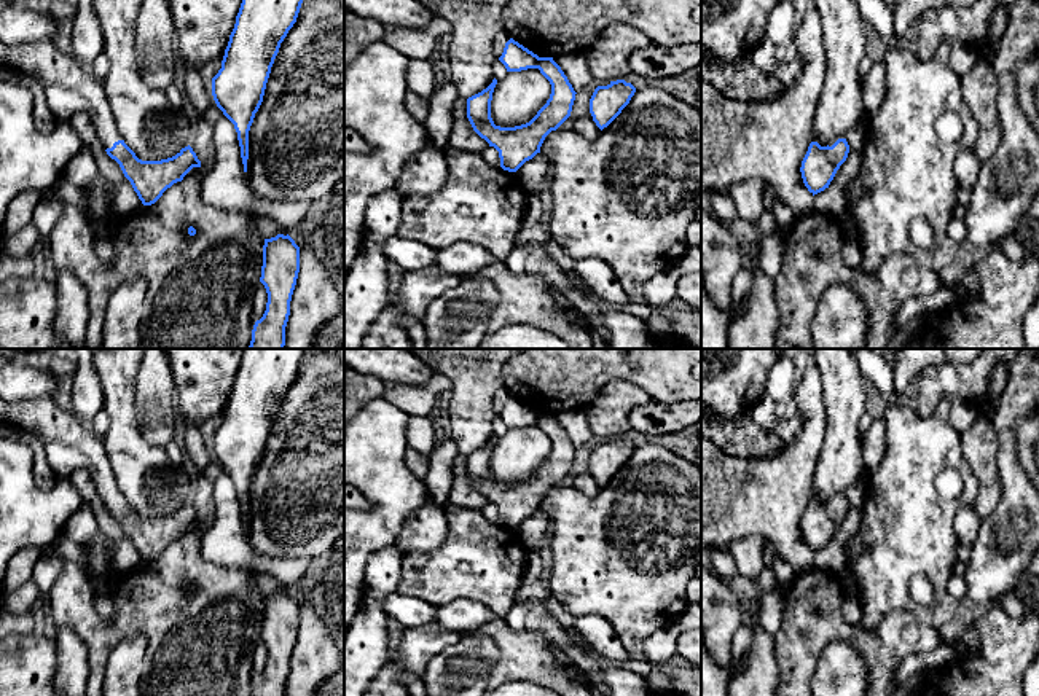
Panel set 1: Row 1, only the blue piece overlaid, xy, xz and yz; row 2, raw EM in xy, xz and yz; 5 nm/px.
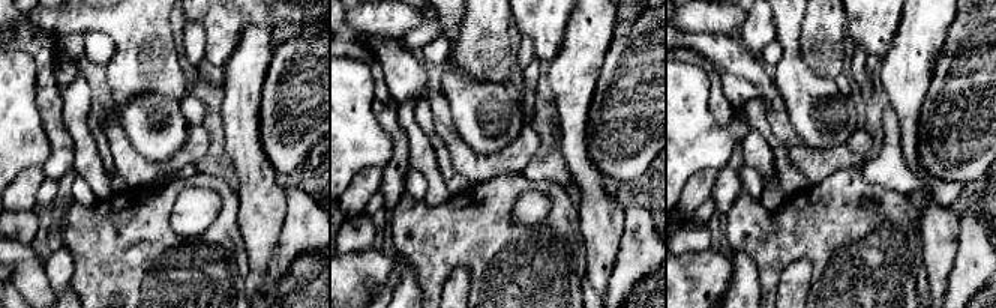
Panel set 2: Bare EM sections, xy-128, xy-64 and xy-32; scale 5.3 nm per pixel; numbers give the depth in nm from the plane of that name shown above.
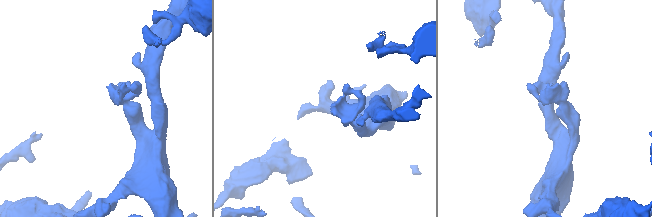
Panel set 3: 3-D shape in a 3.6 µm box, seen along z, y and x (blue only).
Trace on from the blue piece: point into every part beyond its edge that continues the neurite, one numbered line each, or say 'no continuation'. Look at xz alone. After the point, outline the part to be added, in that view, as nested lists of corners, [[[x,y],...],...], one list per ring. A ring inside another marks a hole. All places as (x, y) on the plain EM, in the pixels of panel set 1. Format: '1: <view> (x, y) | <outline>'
no continuation

